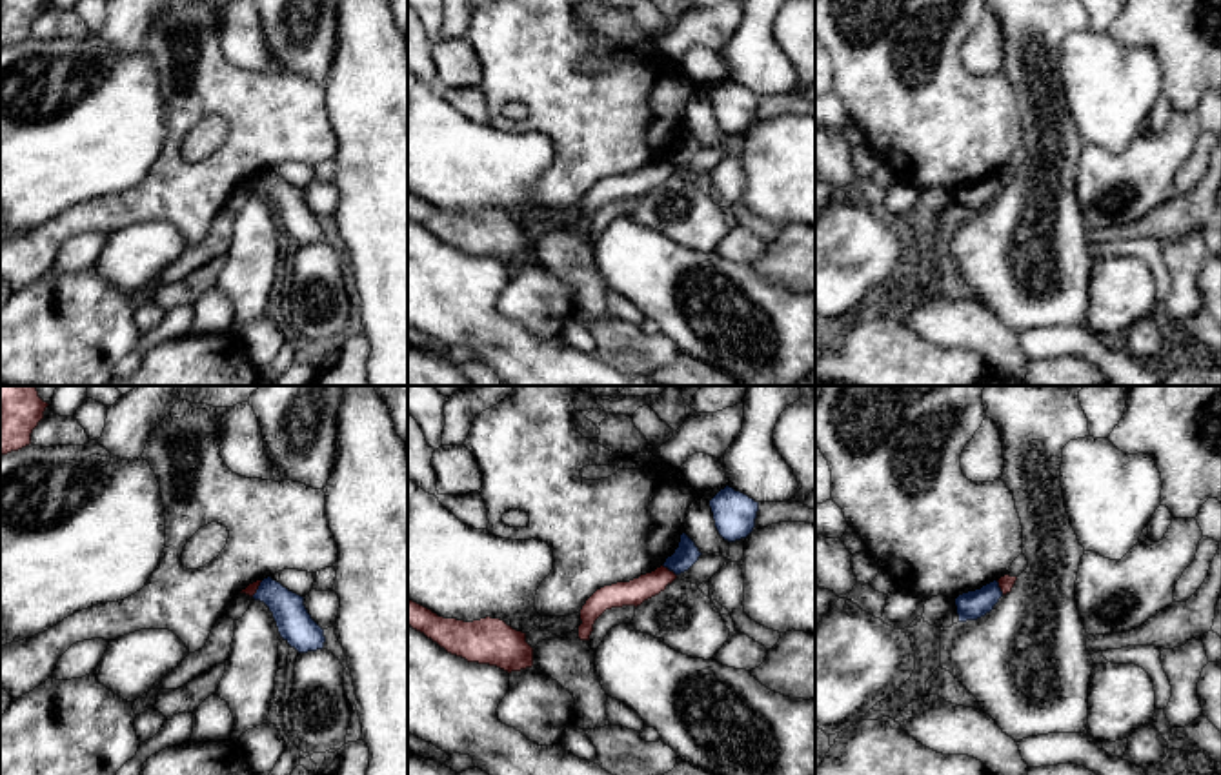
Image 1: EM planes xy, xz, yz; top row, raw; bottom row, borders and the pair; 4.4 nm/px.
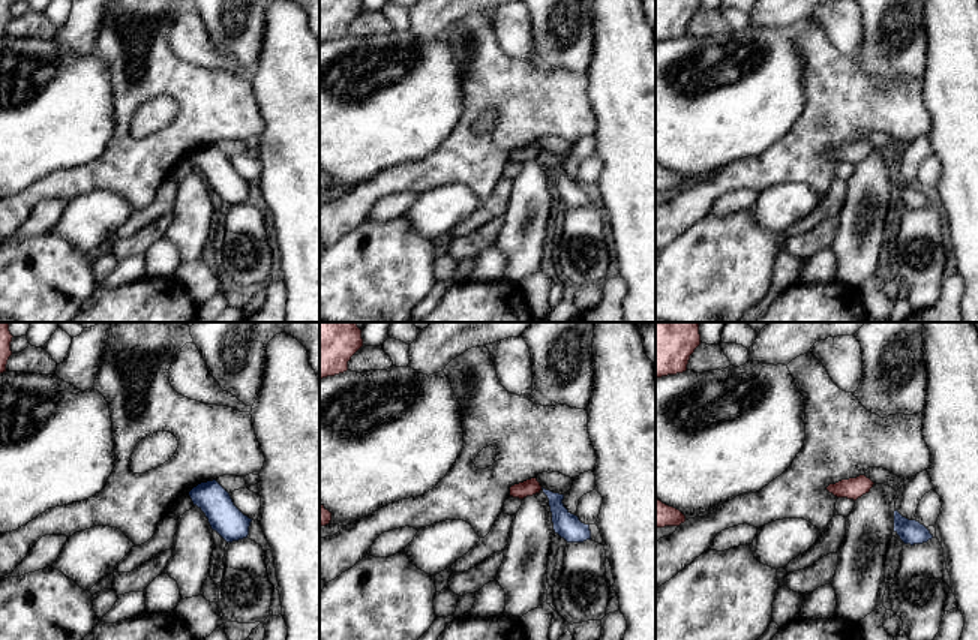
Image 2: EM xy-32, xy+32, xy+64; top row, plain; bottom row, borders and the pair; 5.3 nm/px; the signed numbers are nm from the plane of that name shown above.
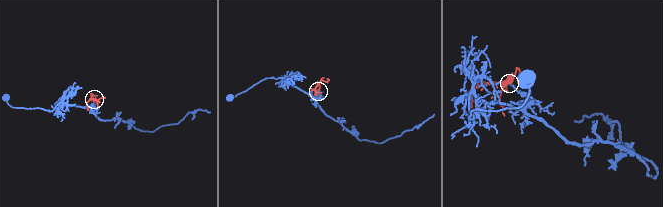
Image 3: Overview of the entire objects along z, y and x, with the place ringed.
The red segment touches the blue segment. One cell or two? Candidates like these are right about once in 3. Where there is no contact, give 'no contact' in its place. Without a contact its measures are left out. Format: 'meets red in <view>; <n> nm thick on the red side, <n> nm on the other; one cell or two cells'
meets red in xz; 110 nm thick on the red side, 100 nm on the other; two cells

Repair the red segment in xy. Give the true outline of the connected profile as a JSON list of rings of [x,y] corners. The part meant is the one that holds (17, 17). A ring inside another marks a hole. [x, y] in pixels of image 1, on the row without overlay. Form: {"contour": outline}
{"contour": [[[0,0],[0,47],[29,38],[44,4],[45,0]]]}

